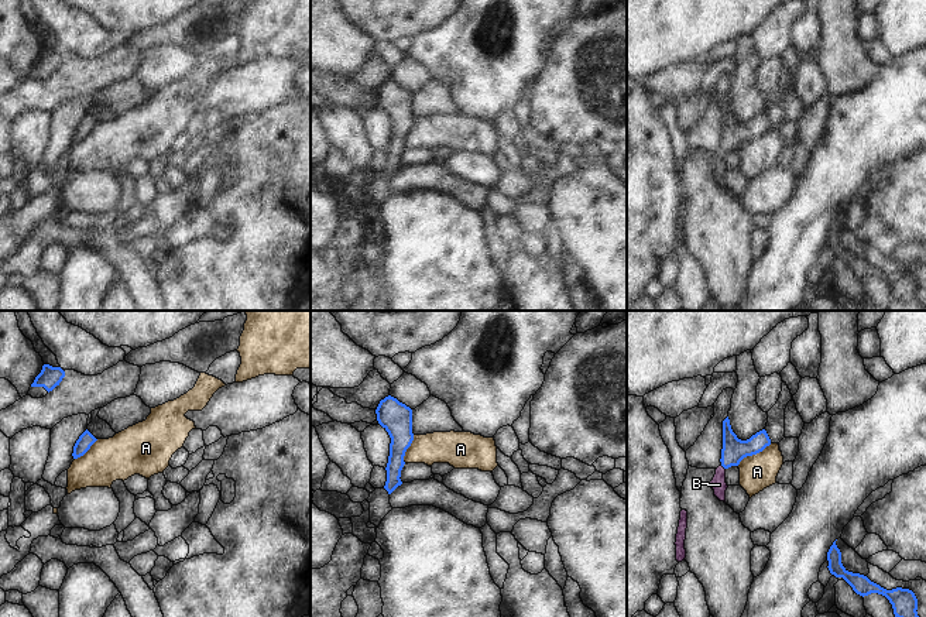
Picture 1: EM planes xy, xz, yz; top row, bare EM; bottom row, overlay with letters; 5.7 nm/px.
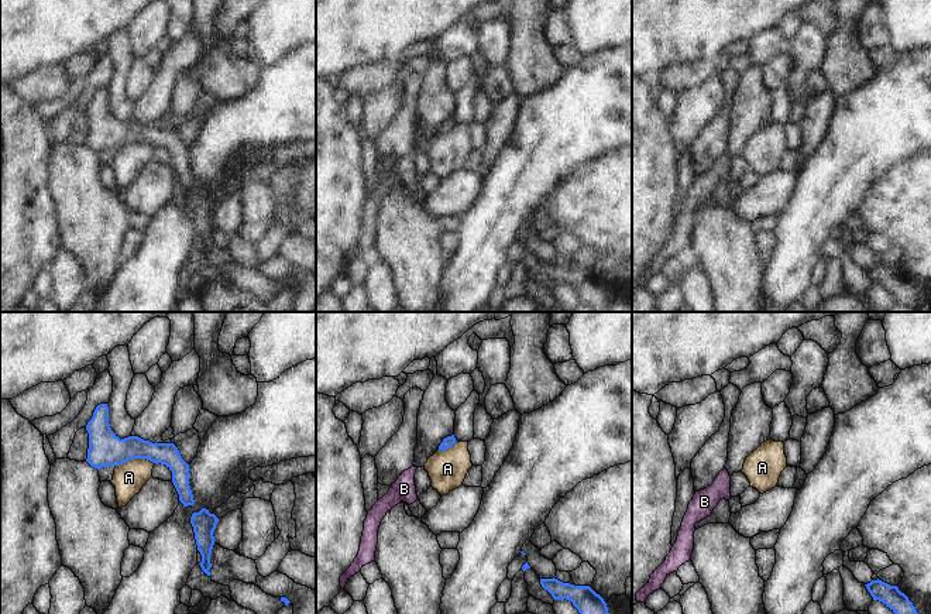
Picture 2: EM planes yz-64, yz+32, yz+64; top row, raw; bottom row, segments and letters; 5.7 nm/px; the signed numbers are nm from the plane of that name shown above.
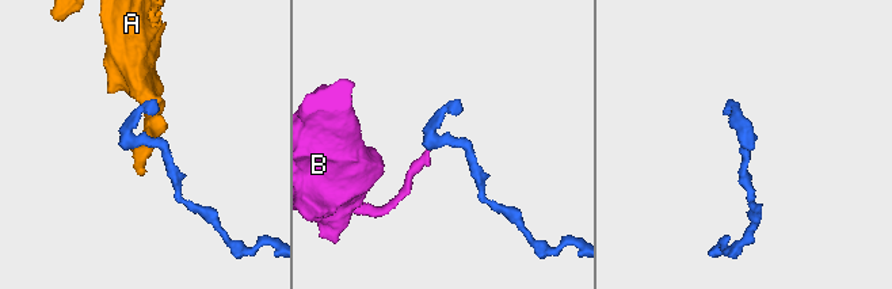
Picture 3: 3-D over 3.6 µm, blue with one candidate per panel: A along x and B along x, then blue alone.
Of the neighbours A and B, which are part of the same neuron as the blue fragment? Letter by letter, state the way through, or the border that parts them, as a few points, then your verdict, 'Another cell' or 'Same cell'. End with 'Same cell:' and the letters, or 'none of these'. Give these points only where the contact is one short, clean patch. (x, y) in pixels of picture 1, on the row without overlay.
A: Boundary: yz (771, 127), (755, 137), (747, 139), (737, 148). Another cell
B: Path across: yz (734, 133), (723, 150), (719, 168). Same cell
Same cell: B.

